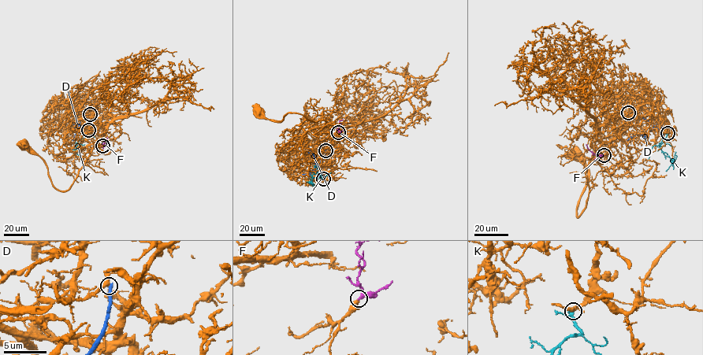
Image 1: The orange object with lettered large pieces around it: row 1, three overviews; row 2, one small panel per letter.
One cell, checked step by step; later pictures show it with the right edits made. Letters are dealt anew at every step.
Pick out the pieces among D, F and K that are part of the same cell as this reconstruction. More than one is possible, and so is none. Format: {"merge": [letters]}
{"merge": ["F"]}

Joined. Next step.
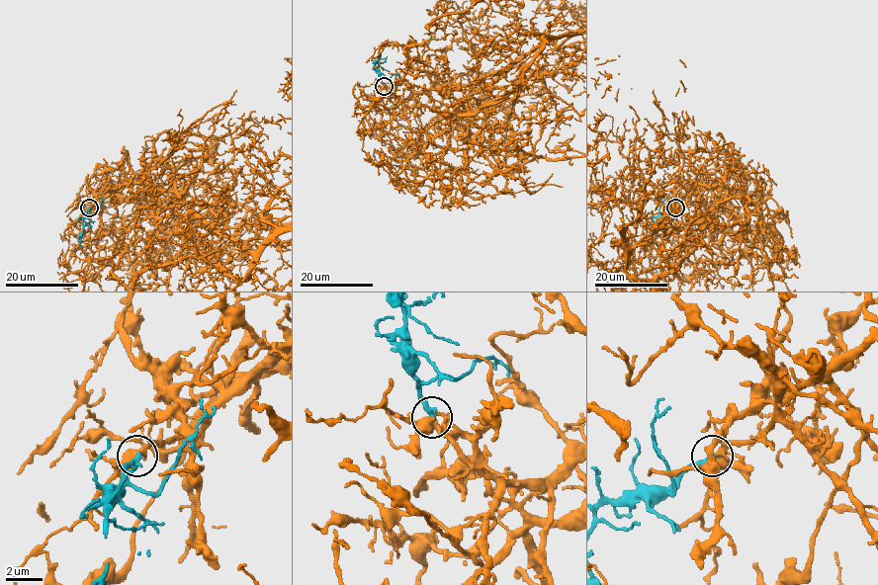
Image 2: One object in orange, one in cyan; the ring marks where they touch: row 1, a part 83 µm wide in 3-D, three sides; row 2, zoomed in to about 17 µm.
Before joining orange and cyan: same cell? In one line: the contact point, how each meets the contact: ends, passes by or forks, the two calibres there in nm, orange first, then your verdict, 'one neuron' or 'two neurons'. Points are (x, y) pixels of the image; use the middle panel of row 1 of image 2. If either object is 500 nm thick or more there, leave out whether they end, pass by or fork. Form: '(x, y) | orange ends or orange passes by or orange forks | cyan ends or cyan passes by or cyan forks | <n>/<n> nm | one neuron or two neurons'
(384, 86) | orange forks | cyan ends | 380/360 nm | one neuron

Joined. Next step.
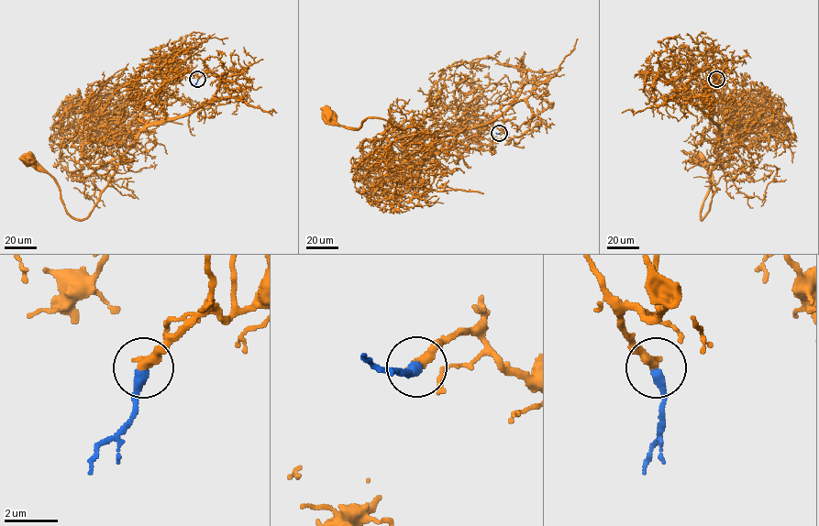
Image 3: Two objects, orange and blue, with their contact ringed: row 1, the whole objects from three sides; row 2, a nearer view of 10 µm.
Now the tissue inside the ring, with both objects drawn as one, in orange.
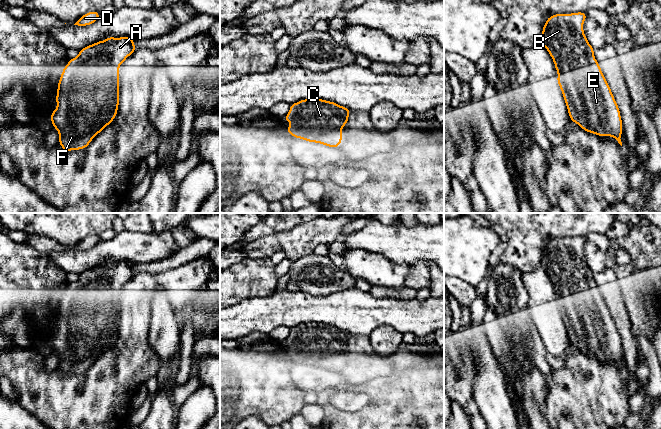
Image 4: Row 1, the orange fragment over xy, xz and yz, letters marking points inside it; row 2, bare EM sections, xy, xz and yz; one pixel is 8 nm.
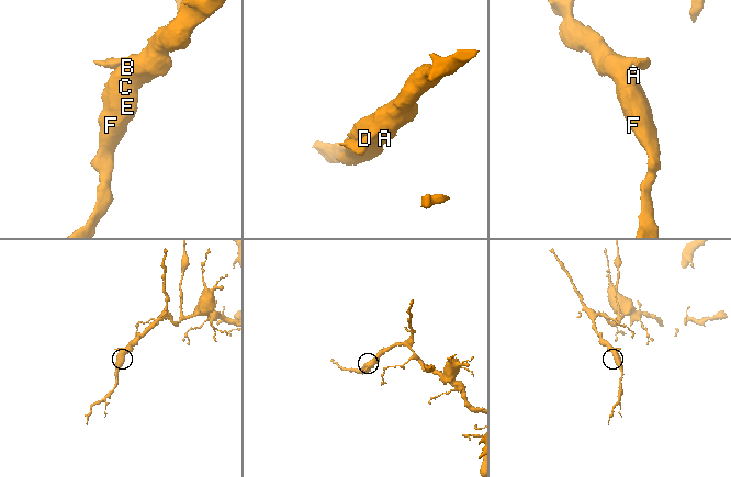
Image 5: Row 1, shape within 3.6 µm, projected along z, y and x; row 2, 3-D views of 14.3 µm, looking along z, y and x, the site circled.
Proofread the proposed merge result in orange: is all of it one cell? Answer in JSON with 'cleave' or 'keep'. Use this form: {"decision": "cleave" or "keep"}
{"decision": "keep"}

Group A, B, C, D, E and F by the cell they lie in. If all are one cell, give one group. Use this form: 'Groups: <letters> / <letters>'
Groups: A B C D E F

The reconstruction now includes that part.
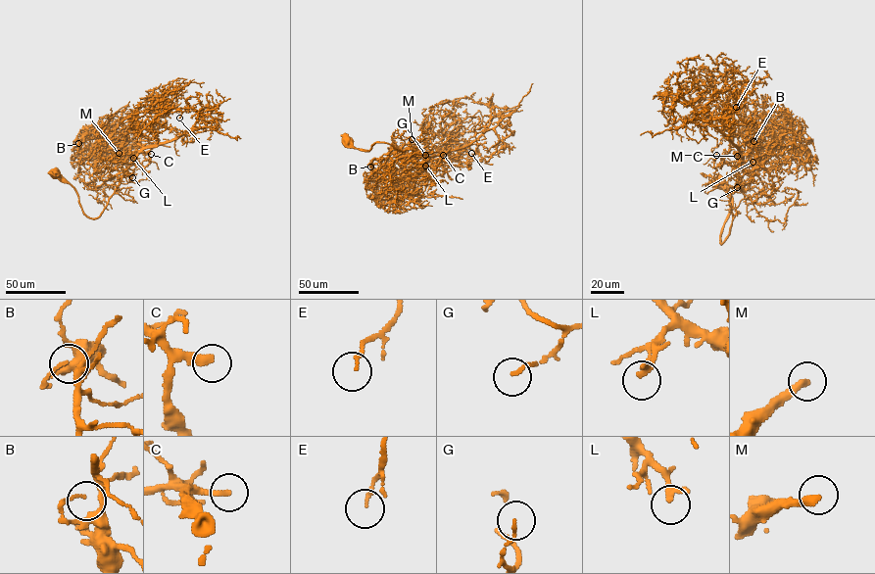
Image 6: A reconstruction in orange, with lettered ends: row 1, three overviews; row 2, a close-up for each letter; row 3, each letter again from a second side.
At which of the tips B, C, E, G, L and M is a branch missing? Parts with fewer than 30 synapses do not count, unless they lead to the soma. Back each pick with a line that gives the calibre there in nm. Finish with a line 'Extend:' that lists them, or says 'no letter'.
C: calibre 280 nm
L: calibre 260 nm
M: calibre 320 nm
Extend: C, L, M

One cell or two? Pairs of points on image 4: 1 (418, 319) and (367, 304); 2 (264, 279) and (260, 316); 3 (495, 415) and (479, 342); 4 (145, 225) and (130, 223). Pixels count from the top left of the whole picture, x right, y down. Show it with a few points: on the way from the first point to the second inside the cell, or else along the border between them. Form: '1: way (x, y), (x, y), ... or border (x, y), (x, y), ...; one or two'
1: way (405, 316), (395, 312), (380, 311); one
2: border (275, 291), (269, 295), (247, 297), (239, 302); two
3: way (492, 397), (489, 391), (488, 375), (484, 360); one
4: way (141, 223), (134, 223); one

